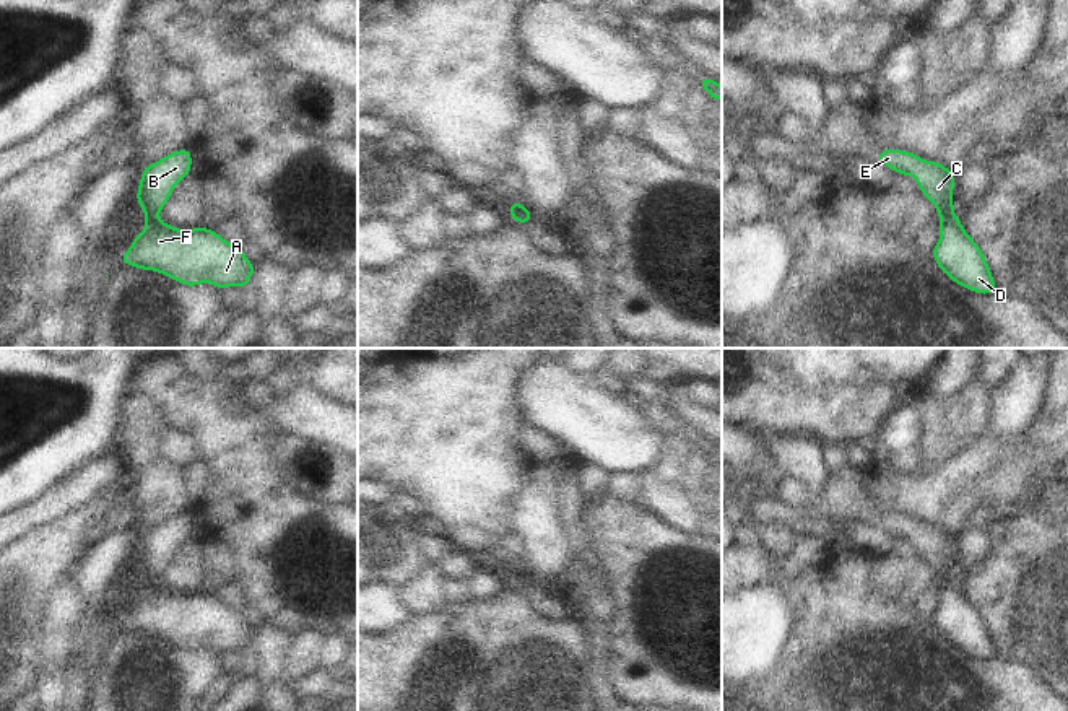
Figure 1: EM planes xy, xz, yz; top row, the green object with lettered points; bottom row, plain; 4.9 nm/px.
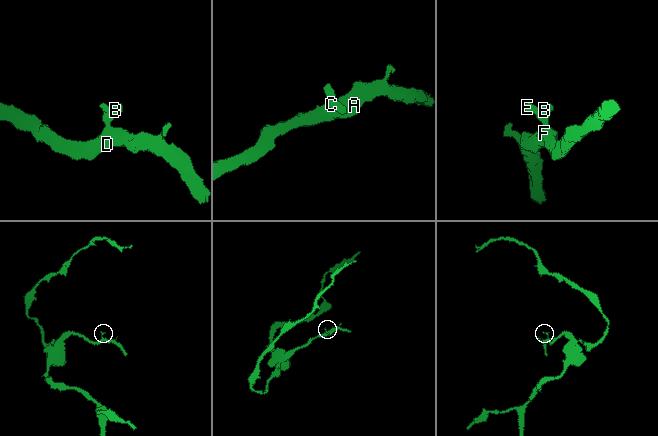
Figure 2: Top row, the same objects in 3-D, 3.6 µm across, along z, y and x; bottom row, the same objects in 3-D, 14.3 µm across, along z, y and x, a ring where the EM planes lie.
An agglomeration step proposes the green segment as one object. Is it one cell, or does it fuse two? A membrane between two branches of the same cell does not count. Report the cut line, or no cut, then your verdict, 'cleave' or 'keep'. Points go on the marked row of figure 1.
yz (951, 213), (940, 218) | cleave

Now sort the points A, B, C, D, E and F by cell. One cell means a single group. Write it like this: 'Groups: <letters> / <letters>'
Groups: A D F / B C E

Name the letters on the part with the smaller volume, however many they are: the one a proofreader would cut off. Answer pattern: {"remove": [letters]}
{"remove": ["B", "C", "E"]}

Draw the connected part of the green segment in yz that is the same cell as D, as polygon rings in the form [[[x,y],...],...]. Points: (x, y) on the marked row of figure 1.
[[[959,216],[940,218],[940,239],[931,255],[940,270],[962,288],[979,294],[996,293],[988,262]]]

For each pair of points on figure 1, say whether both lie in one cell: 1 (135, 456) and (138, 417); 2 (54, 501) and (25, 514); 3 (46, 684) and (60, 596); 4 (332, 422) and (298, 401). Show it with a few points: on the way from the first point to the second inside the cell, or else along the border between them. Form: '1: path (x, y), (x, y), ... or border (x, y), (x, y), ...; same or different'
1: path (137, 446), (138, 427); same
2: path (47, 508), (31, 514); same
3: path (54, 663), (60, 617); same
4: path (324, 420), (306, 409); same

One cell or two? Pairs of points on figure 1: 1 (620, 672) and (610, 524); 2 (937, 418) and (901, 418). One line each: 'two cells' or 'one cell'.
1: one cell
2: two cells

